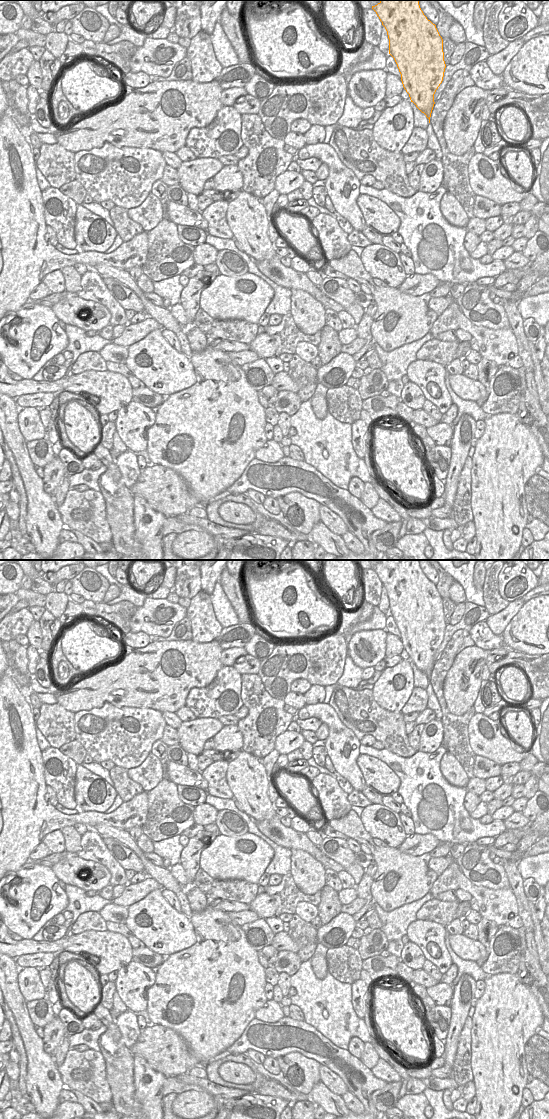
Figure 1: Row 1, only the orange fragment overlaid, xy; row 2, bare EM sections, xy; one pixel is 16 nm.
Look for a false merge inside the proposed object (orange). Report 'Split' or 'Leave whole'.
Split.

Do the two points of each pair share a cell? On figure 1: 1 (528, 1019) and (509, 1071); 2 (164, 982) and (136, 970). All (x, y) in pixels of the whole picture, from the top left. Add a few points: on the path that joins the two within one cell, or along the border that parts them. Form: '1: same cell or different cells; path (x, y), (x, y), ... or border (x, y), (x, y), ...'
1: same cell; path (515, 1032), (509, 1038), (509, 1058)
2: different cells; border (156, 969), (155, 982), (147, 990), (147, 1000)

